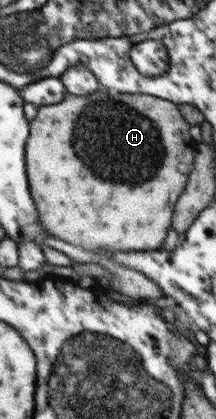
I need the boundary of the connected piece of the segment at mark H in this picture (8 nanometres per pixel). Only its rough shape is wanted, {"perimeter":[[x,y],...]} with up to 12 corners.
{"perimeter":[[177,104],[38,106],[24,150],[48,235],[157,250],[194,168]]}

